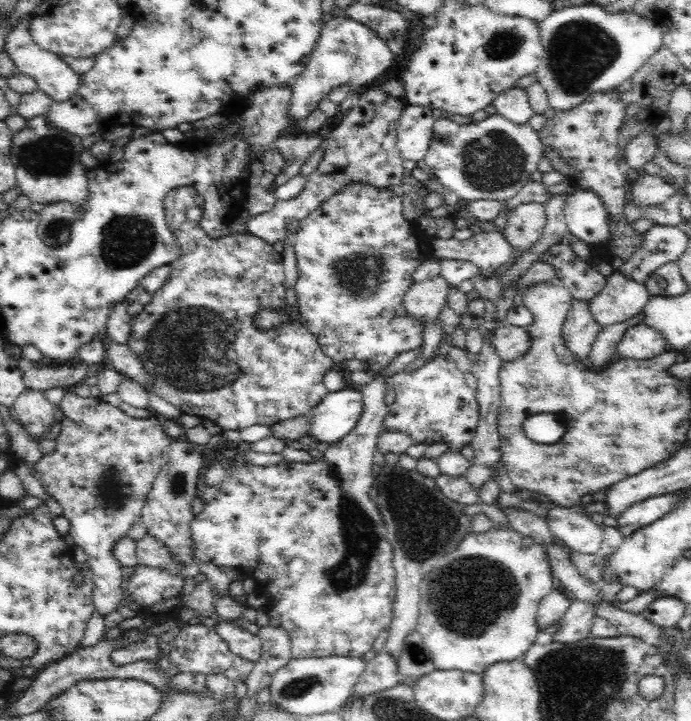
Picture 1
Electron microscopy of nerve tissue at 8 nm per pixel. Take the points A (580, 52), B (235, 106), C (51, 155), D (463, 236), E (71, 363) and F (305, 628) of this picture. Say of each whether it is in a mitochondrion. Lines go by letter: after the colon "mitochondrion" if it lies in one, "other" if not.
A: mitochondrion
B: other
C: mitochondrion
D: other
E: other
F: other

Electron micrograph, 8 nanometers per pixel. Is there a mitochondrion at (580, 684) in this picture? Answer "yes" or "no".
yes

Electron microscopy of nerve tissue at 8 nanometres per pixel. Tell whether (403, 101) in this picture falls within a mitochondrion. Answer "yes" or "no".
no

